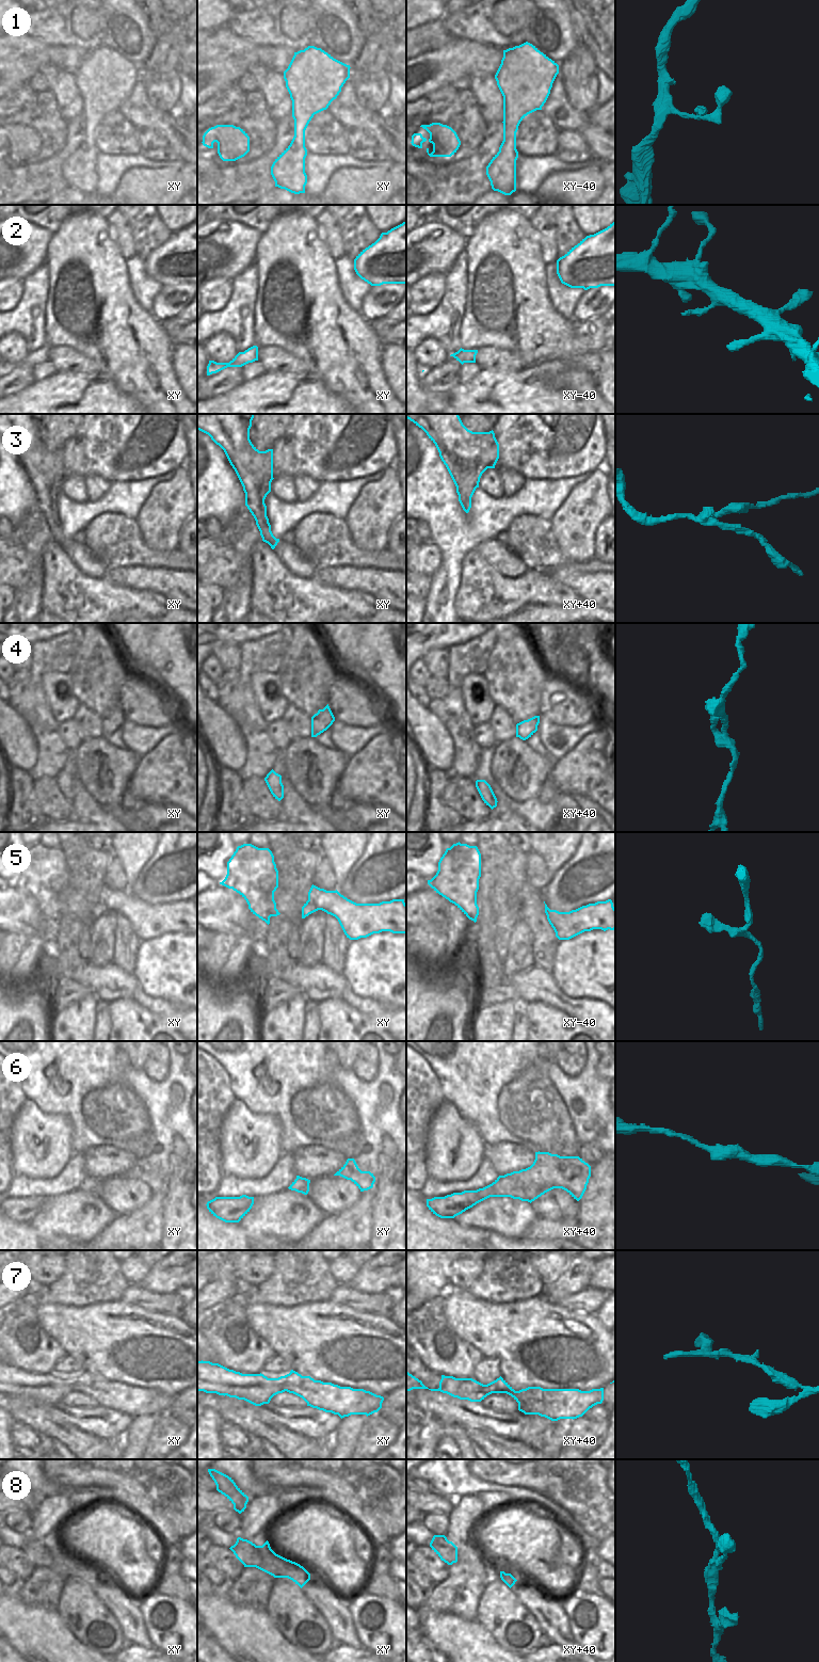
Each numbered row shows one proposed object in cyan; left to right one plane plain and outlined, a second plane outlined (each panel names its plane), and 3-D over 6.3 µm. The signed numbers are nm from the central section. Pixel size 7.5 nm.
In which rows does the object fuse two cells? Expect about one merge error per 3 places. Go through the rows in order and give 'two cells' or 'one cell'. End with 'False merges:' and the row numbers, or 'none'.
1: one cell
2: one cell
3: one cell
4: one cell
5: one cell
6: one cell
7: one cell
8: two cells
False merges: 8

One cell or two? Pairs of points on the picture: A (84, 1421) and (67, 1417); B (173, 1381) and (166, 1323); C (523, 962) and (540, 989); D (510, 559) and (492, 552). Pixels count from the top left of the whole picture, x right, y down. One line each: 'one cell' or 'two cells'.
A: one cell
B: one cell
C: two cells
D: one cell

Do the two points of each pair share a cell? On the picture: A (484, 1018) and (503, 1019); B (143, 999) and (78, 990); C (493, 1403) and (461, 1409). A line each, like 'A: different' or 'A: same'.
A: same
B: different
C: different

